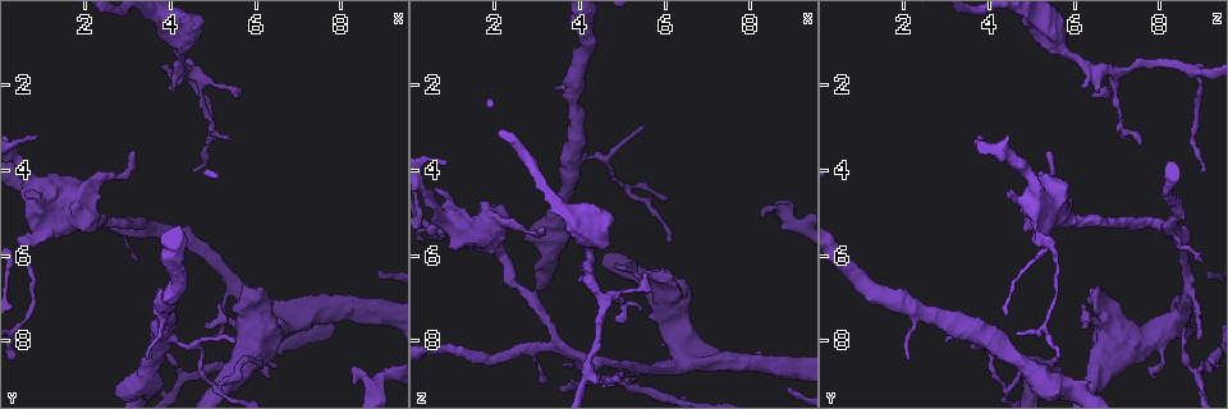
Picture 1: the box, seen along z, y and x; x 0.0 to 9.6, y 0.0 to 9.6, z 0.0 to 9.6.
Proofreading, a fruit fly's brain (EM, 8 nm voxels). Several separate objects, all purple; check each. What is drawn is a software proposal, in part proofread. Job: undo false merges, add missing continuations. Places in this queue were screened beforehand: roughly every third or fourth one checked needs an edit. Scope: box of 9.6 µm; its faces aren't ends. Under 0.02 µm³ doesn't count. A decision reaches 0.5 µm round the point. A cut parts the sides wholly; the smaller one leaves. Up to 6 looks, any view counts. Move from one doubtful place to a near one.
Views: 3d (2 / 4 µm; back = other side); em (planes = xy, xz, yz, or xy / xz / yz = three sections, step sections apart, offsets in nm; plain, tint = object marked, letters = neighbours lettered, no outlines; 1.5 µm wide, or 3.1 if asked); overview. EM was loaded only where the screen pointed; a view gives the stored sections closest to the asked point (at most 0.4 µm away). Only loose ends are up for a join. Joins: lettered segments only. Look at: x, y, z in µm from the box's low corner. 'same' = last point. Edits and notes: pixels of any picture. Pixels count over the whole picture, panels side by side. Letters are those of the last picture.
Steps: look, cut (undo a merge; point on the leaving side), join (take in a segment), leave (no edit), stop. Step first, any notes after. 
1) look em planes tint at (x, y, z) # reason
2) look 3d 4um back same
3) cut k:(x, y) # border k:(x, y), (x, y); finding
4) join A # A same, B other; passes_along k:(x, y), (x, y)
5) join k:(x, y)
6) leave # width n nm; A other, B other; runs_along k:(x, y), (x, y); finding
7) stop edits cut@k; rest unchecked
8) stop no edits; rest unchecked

look em planes letters at (5.50, 8.10, 2.95) # thin end

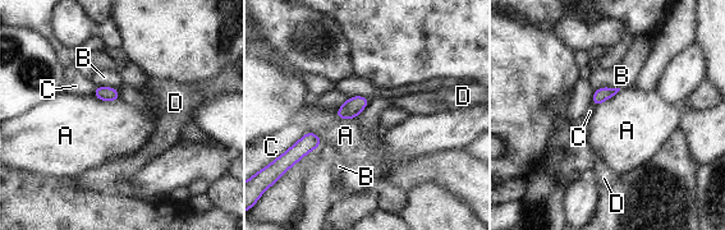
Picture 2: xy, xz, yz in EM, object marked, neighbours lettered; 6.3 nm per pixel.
leave # longest_contact B 170 nm; A other, B other, C other, D other; no lettered segment goes on from it

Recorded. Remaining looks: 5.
look 3d 4um at (3.50, 8.35, 2.15) # branch stops here

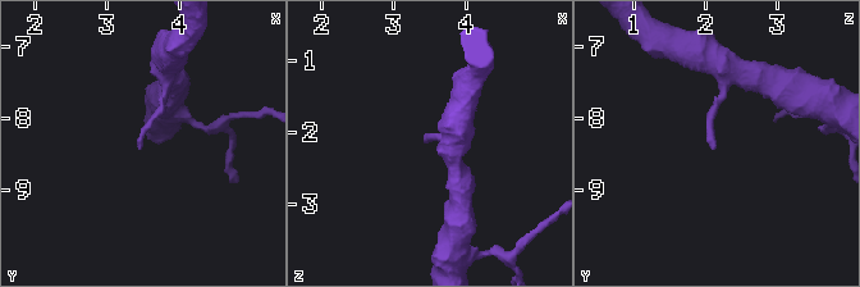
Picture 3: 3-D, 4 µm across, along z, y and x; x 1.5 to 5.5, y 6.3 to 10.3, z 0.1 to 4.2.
look em planes letters at (3.45, 8.45, 2.15) # now the EM

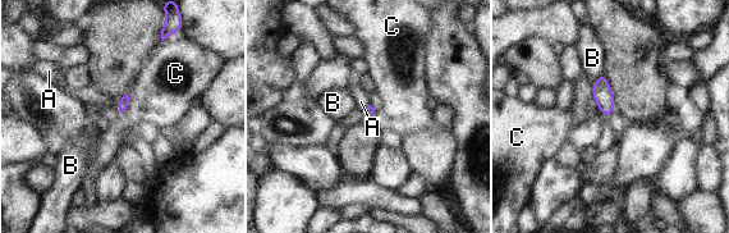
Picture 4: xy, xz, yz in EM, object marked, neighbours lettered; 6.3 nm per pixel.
leave # A other, B other, C other; border 4:(129, 95), (129, 101), (124, 109); none of them fits

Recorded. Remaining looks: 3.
look em yz step 8 tint at (3.85, 7.90, 3.75) # calibre changes

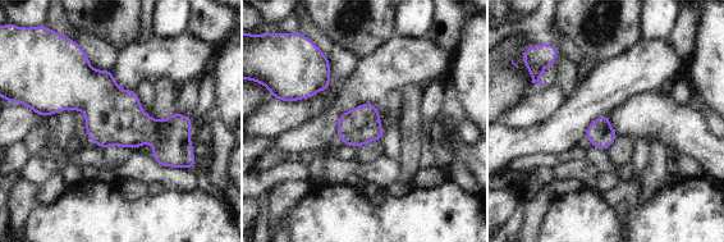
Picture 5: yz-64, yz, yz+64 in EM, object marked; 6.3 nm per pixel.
look em planes letters same # cut it another way

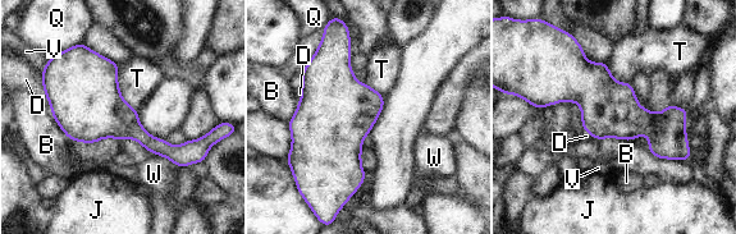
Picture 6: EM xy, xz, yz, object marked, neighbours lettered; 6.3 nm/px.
leave # B other, D other, J other, Q other, T other, V other, W other; all the same cell

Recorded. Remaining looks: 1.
stop no edits; rest unchecked

